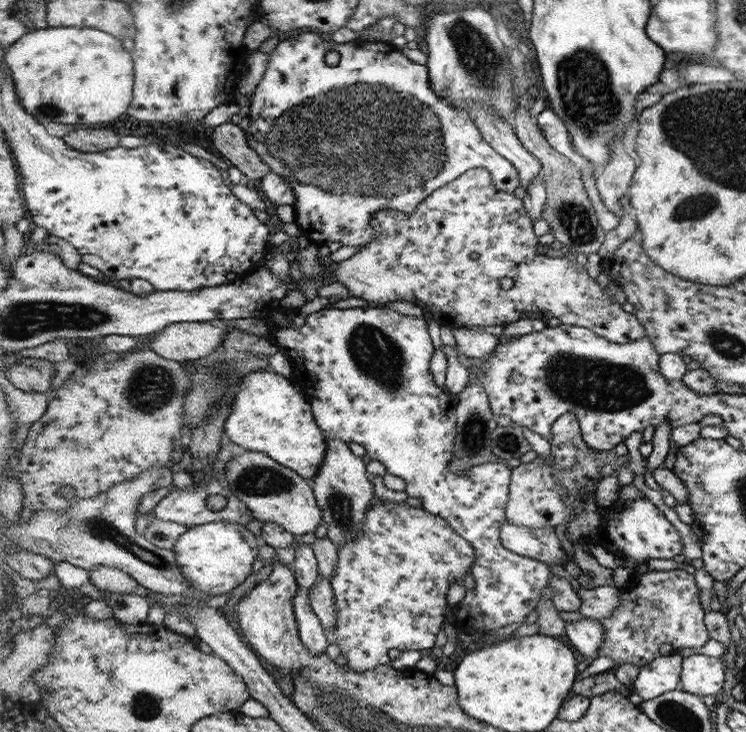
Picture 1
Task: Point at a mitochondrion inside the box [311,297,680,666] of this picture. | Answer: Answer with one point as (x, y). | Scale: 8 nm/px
(585, 382)

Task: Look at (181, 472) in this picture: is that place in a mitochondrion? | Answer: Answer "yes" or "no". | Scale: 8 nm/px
no

